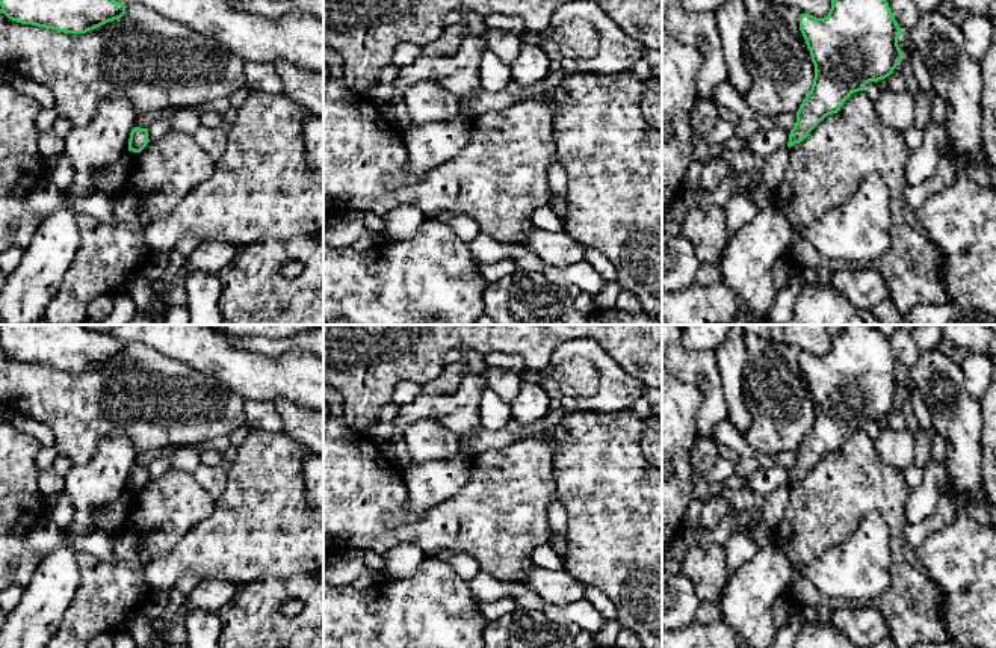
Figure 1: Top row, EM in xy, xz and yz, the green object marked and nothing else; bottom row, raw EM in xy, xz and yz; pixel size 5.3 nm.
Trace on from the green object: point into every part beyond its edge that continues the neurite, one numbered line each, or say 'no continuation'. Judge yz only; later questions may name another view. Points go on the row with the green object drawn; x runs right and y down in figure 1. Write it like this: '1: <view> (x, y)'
no continuation

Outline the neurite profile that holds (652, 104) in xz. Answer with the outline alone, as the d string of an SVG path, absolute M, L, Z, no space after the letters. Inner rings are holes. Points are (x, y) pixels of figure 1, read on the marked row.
M653 80L644 82L642 113L650 125L662 130L662 92L654 89Z

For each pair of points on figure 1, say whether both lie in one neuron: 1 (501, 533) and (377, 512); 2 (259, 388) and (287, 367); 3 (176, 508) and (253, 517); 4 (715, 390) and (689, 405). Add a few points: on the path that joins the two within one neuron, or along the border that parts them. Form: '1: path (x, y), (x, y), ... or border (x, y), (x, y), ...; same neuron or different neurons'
1: path (469, 533), (405, 533); same neuron
2: path (266, 381), (280, 375); same neuron
3: border (215, 500), (215, 509), (185, 535); different neurons
4: border (677, 378), (691, 382), (703, 398), (700, 432); different neurons

